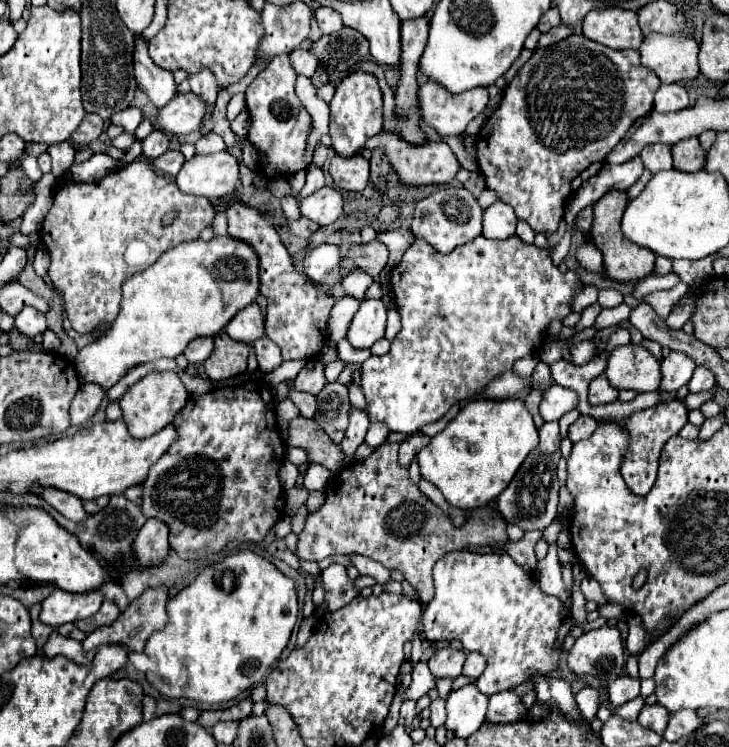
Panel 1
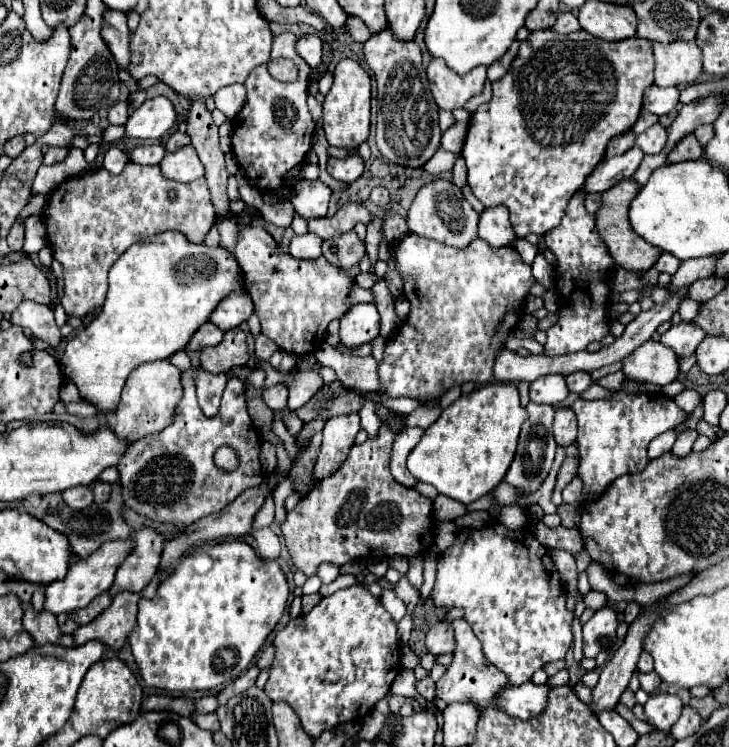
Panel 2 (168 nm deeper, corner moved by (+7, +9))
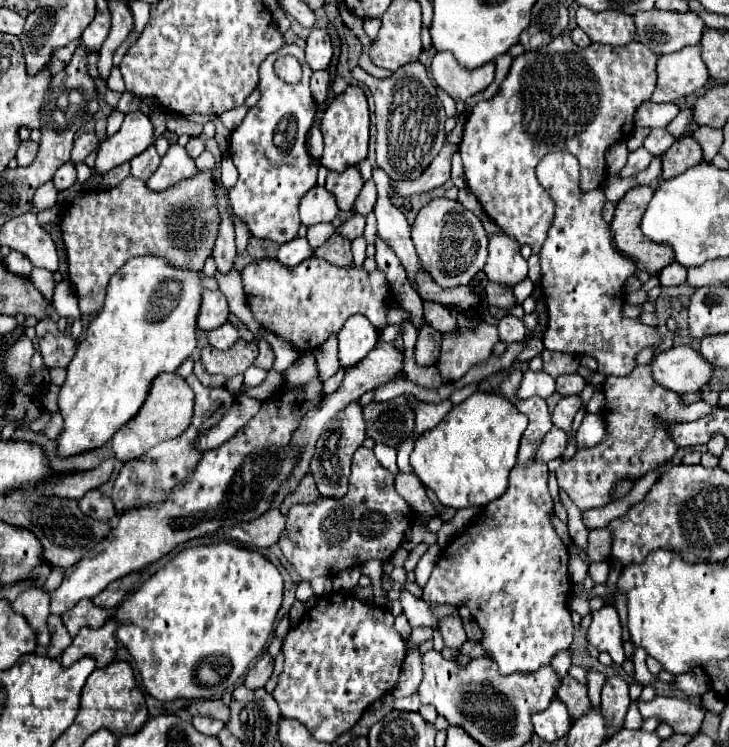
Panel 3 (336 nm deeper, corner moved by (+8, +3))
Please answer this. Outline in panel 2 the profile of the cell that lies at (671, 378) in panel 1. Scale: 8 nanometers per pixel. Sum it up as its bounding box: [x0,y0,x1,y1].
[661,320,707,358]

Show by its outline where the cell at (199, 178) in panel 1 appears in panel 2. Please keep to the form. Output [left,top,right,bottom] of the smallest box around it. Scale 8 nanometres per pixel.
[159,146,203,182]

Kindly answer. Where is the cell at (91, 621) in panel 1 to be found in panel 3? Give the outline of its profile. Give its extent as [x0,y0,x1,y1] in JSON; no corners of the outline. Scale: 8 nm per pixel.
[62,600,108,636]

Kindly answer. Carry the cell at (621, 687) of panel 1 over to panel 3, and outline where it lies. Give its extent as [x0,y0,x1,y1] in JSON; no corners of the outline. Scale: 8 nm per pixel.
[624,700,642,730]

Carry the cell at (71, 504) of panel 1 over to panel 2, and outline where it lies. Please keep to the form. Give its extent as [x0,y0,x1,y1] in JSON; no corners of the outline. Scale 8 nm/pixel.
[63,486,93,510]

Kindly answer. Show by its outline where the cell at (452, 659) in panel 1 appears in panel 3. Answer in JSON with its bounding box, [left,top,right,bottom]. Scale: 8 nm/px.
[438,616,466,648]

